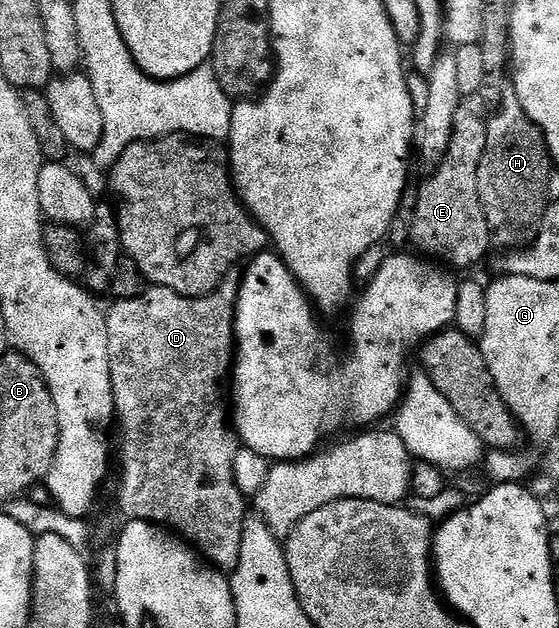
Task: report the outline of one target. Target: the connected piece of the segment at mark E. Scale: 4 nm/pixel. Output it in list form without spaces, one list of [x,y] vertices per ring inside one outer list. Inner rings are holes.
[[[463,111],[455,115],[449,146],[435,166],[437,169],[420,189],[420,198],[412,209],[410,234],[411,244],[416,244],[421,254],[429,253],[424,255],[439,259],[453,270],[478,264],[490,246],[486,215],[478,199],[478,163],[482,163],[482,151],[486,149],[486,123]]]

